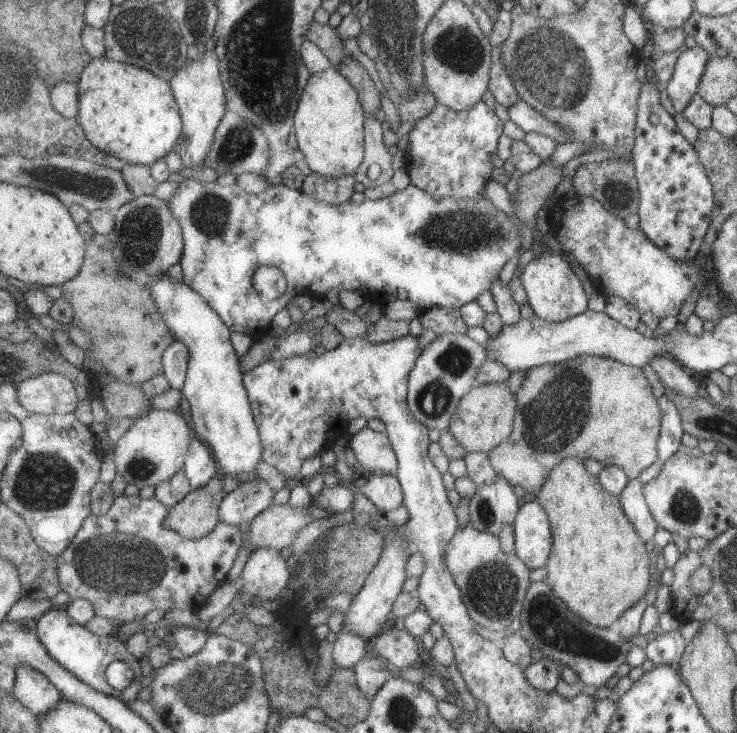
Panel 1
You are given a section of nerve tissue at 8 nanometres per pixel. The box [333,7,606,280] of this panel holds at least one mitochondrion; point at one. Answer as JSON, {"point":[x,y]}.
{"point":[555,65]}

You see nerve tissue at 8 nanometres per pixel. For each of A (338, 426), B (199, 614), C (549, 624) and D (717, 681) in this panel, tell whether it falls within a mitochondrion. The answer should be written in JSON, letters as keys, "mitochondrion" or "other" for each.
{"A":"other","B":"other","C":"mitochondrion","D":"other"}

